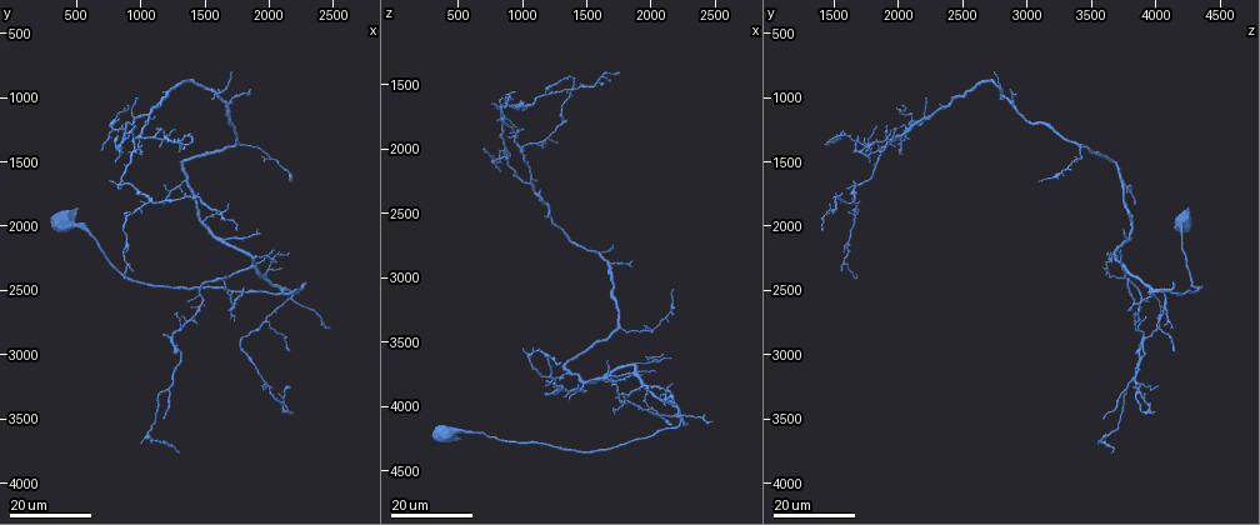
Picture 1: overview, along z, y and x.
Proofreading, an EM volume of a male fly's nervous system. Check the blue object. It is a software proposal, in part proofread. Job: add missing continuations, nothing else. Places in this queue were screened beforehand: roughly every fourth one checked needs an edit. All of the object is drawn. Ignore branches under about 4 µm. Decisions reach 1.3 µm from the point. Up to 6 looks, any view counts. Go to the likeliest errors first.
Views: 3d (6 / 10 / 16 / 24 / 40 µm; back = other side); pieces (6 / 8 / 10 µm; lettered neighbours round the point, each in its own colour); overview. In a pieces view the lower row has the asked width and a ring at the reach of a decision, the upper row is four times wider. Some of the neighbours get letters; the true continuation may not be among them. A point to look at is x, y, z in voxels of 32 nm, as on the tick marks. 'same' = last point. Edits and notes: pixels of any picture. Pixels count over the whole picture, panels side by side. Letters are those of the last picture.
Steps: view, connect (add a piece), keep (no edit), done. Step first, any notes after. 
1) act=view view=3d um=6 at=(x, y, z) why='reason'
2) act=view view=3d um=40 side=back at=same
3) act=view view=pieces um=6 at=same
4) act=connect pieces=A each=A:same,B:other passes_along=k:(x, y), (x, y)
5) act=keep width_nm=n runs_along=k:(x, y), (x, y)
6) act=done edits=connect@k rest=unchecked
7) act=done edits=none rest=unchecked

act=view view=3d um=16 at=(2020, 2200, 3720)

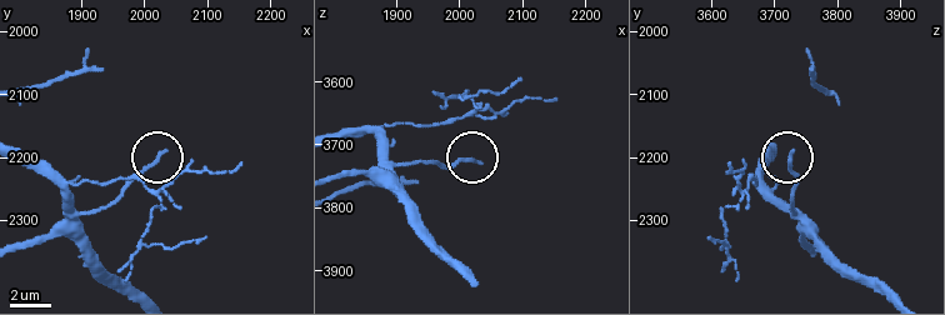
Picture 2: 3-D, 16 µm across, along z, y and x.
act=view view=pieces um=10 at=(2035, 2195, 3730)

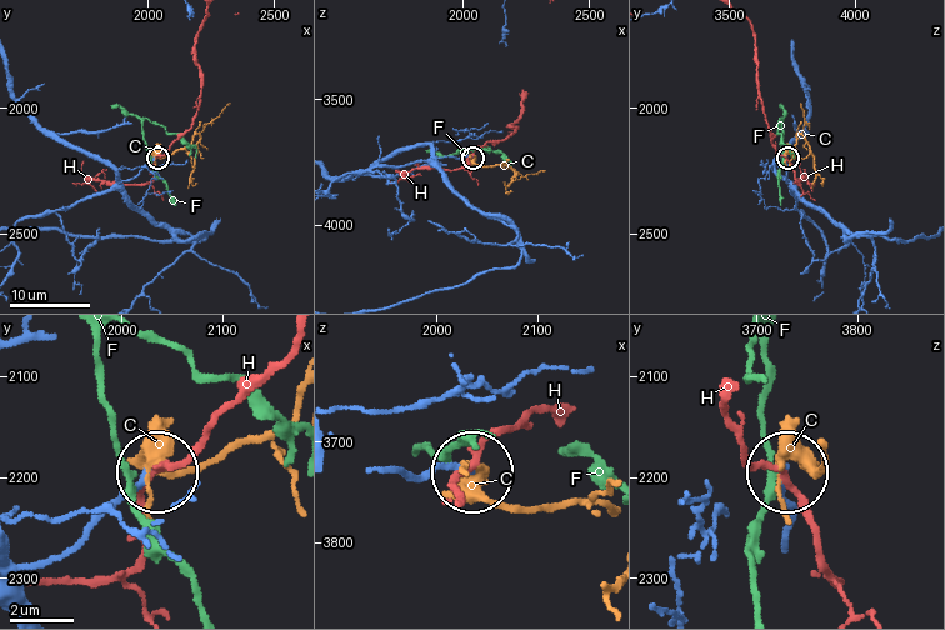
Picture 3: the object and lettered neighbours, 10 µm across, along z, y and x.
act=keep each=C:other,F:other,H:other runs_along=3:(28, 606), (25, 569), (65, 550), (151, 471) found='none of them fits'

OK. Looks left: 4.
act=view view=3d um=24 at=(1180, 1820, 3840) why='branch stops here'

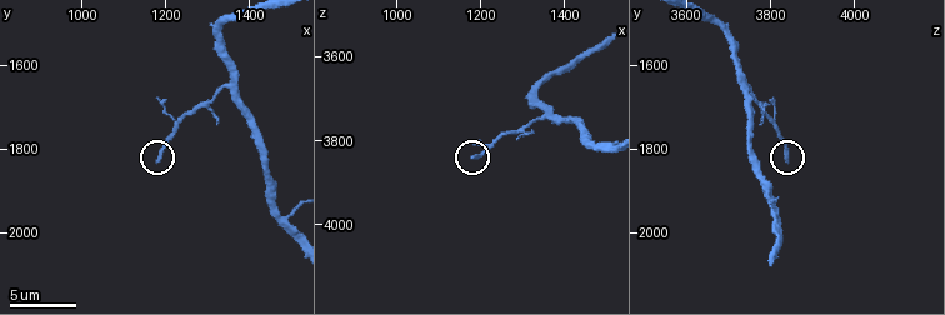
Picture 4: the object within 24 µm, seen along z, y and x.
act=view view=pieces um=8 at=(1175, 1830, 3835) why='see the neighbours'

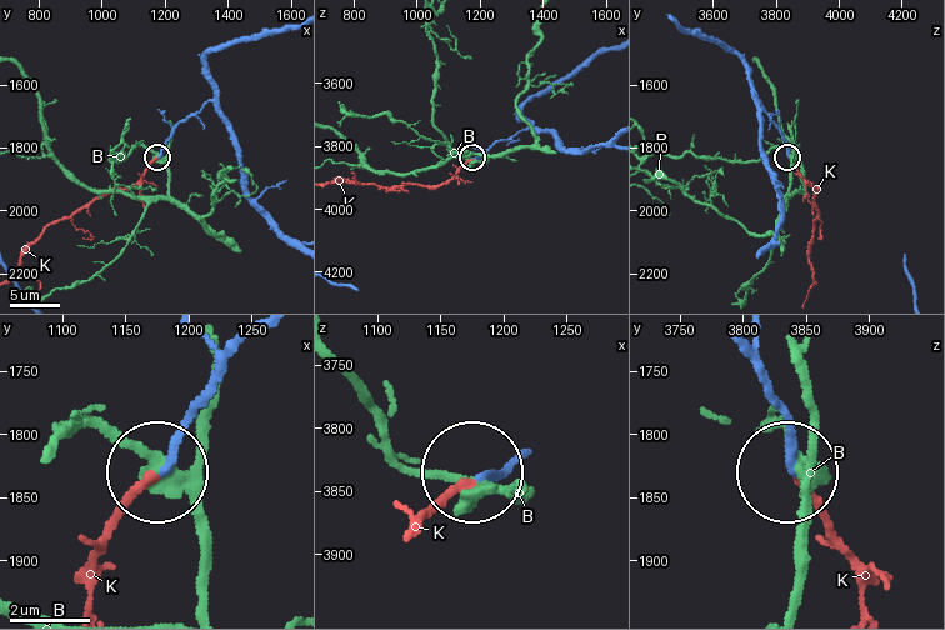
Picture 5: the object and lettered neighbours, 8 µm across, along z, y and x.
act=connect pieces=K width_nm=220 each=B:other,K:same passes_along=5:(225, 366), (169, 464), (88, 555) found='the neuron continues'

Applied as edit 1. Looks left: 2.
act=done edits=connect@5 rest=unchecked

